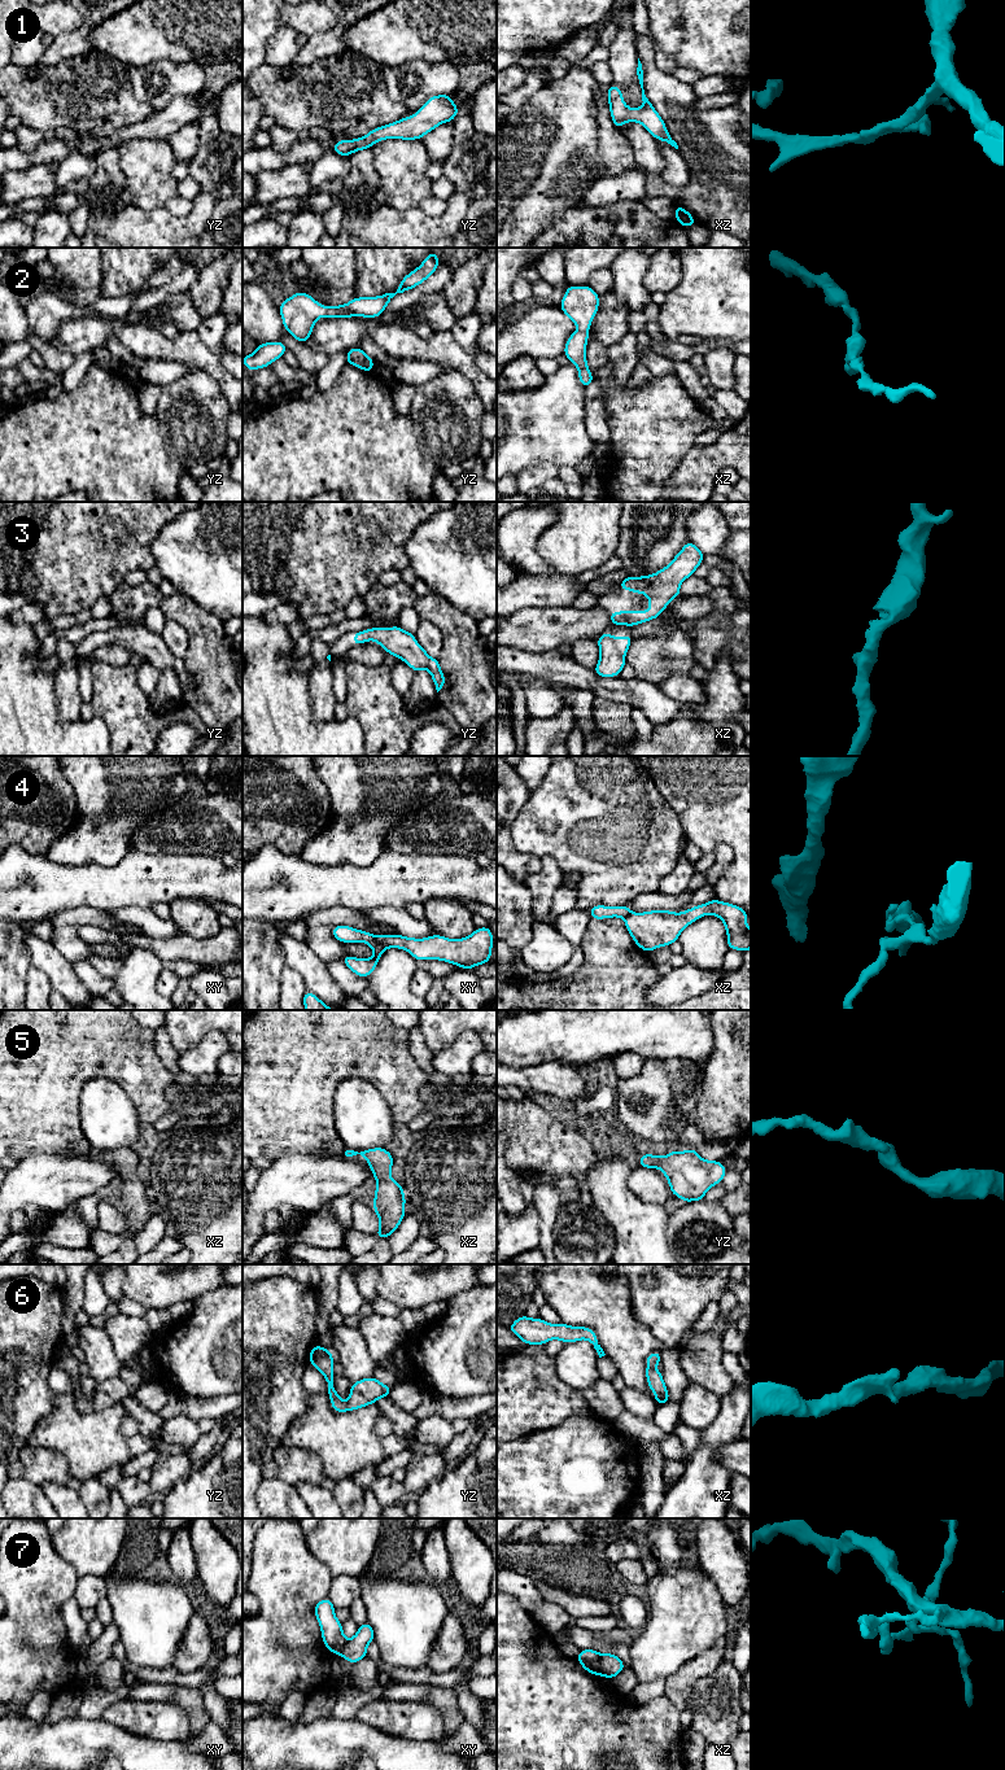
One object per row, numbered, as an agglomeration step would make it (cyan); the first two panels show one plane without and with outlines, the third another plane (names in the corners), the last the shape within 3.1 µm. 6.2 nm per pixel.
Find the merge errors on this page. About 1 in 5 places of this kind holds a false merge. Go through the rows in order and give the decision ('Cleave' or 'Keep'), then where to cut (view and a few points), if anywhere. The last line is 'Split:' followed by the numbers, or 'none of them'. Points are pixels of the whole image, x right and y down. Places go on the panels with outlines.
1: Keep. No split
2: Keep. No split
3: Keep. No split
4: Cleave. Split along xy (374, 936), (384, 949)
5: Keep. No split
6: Keep. No split
7: Cleave. Split along xz (601, 1655), (599, 1674)
Split: 4, 7

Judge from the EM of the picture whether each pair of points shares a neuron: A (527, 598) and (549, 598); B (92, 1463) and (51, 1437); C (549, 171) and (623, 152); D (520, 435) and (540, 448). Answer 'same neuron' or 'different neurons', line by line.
A: same neuron
B: same neuron
C: different neurons
D: same neuron

